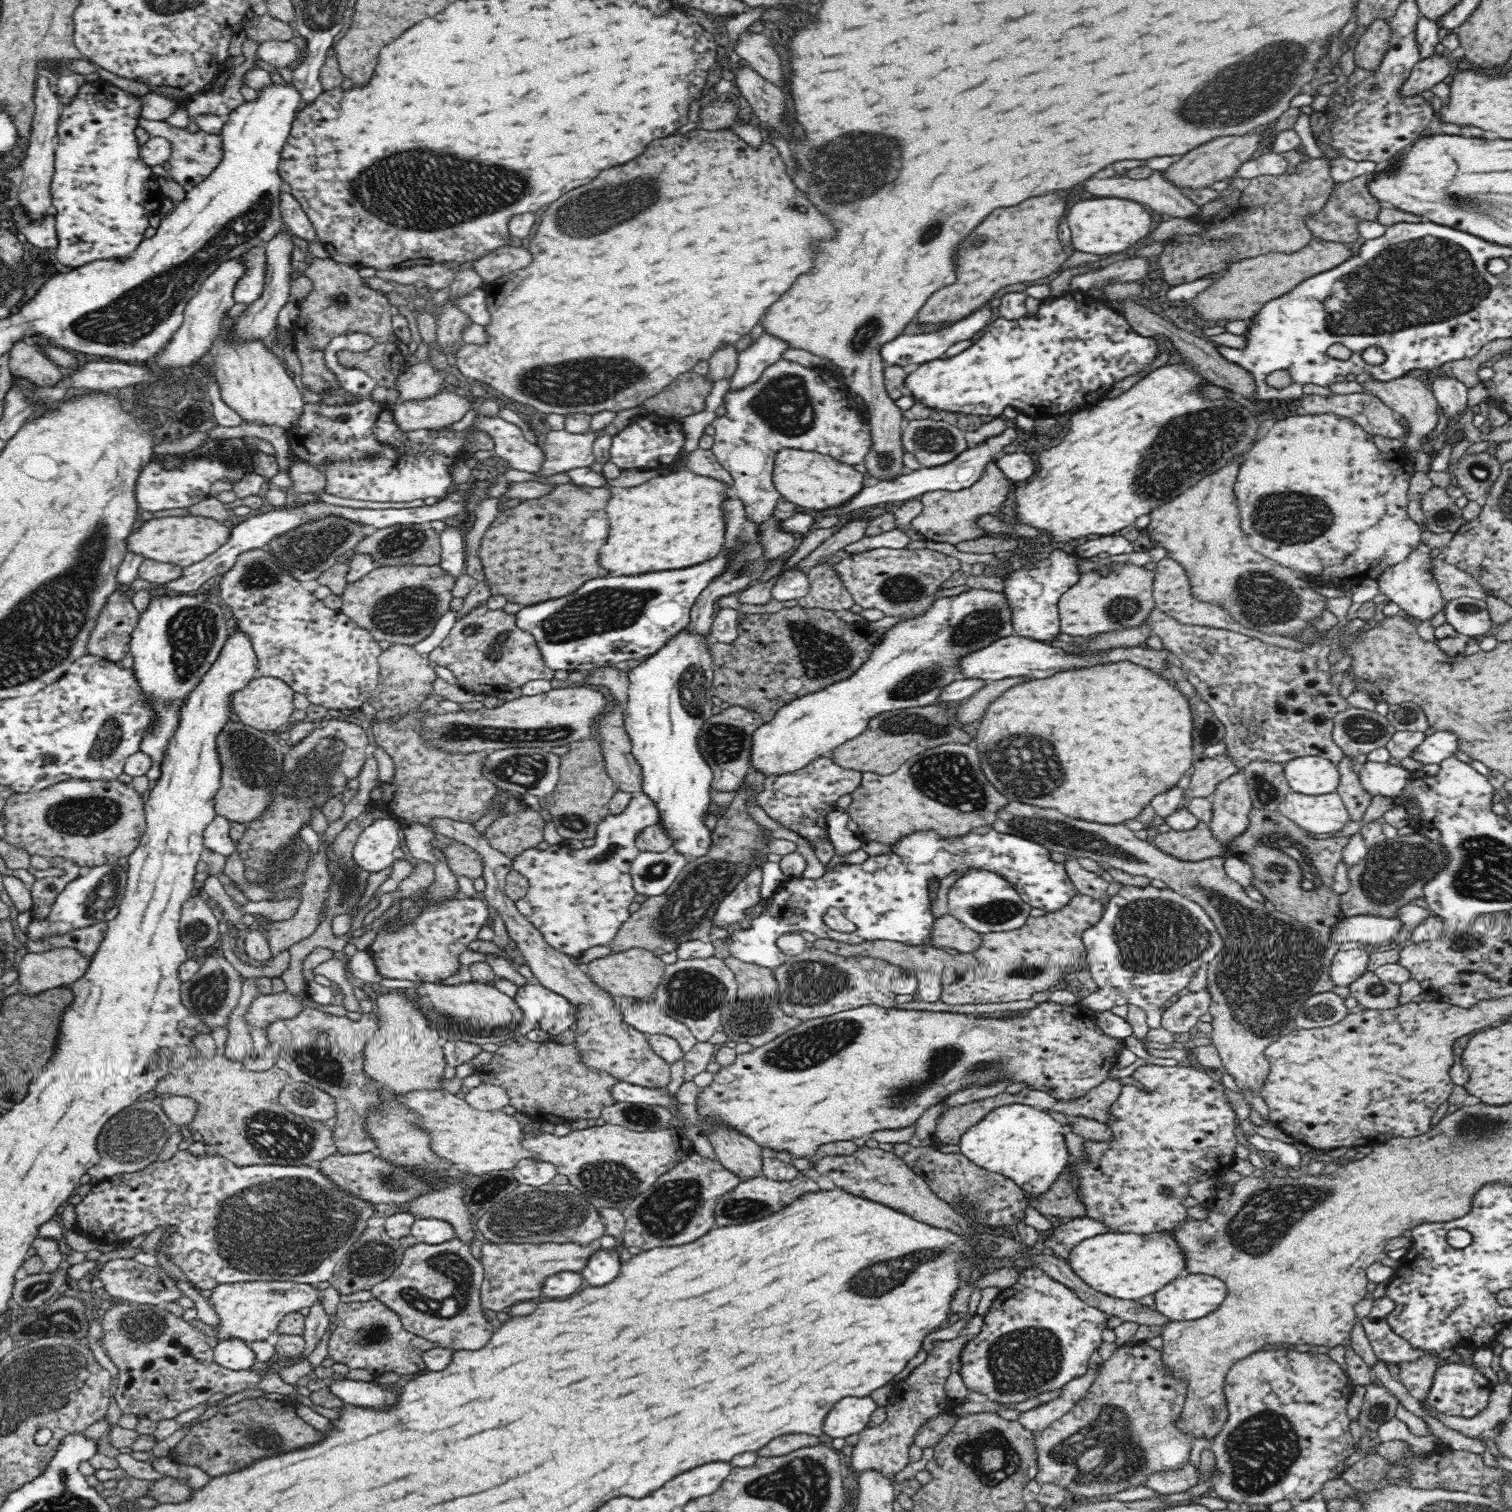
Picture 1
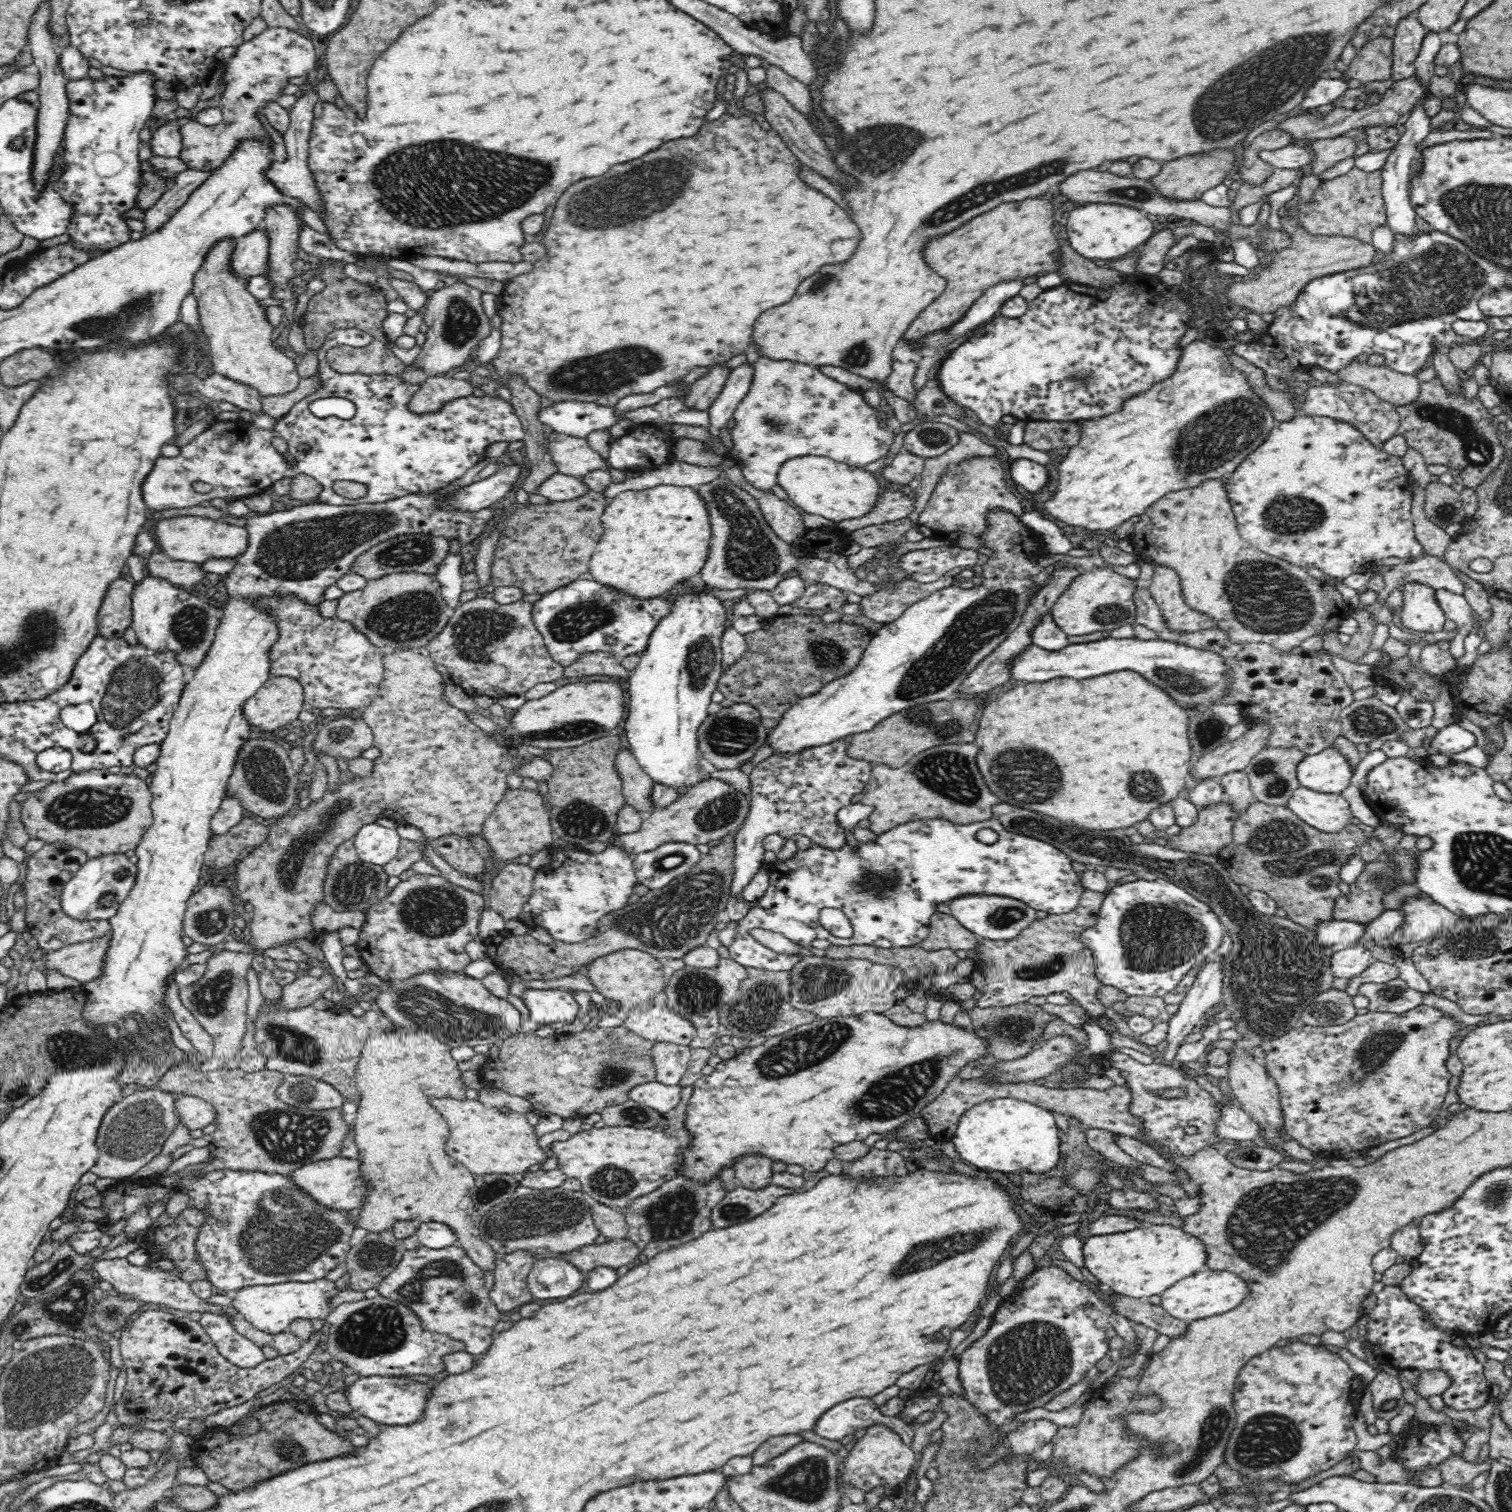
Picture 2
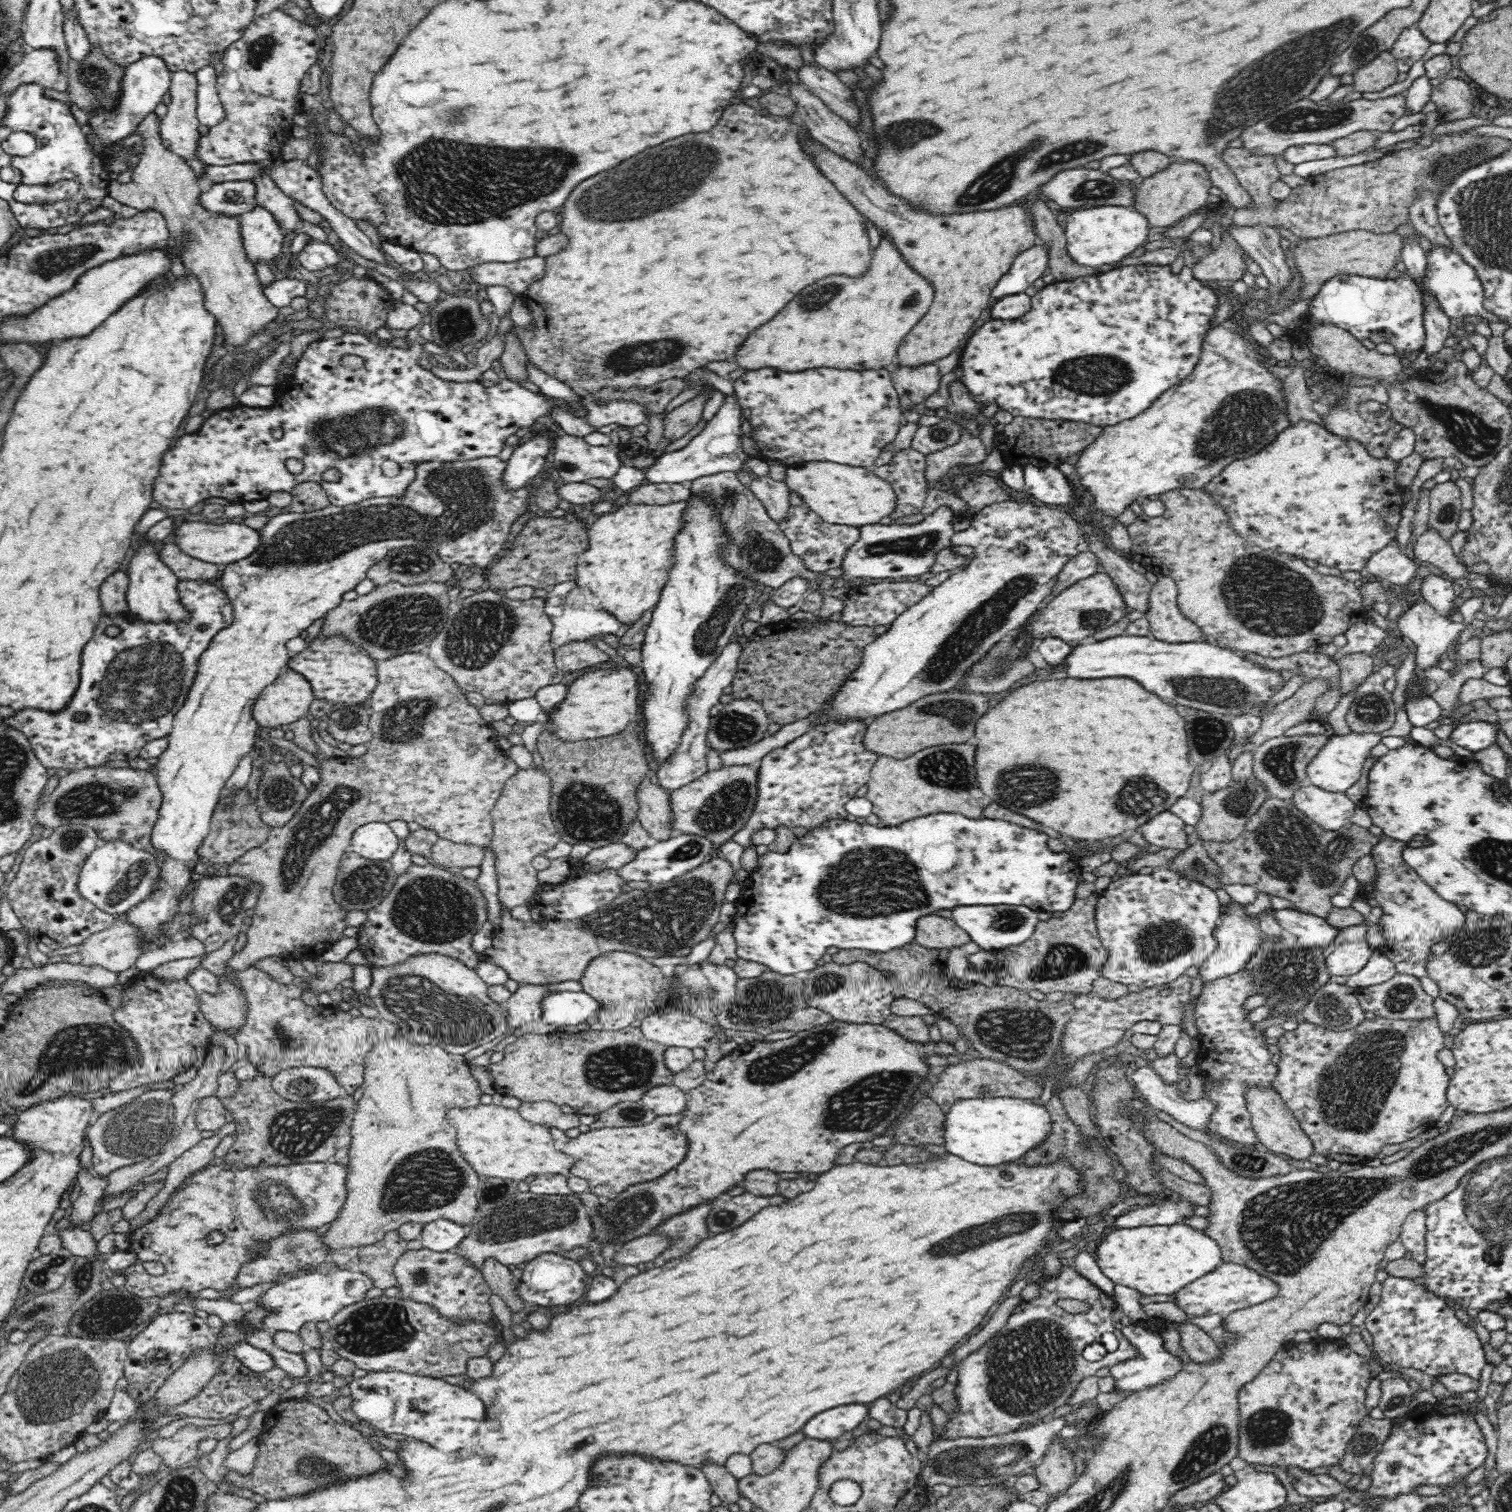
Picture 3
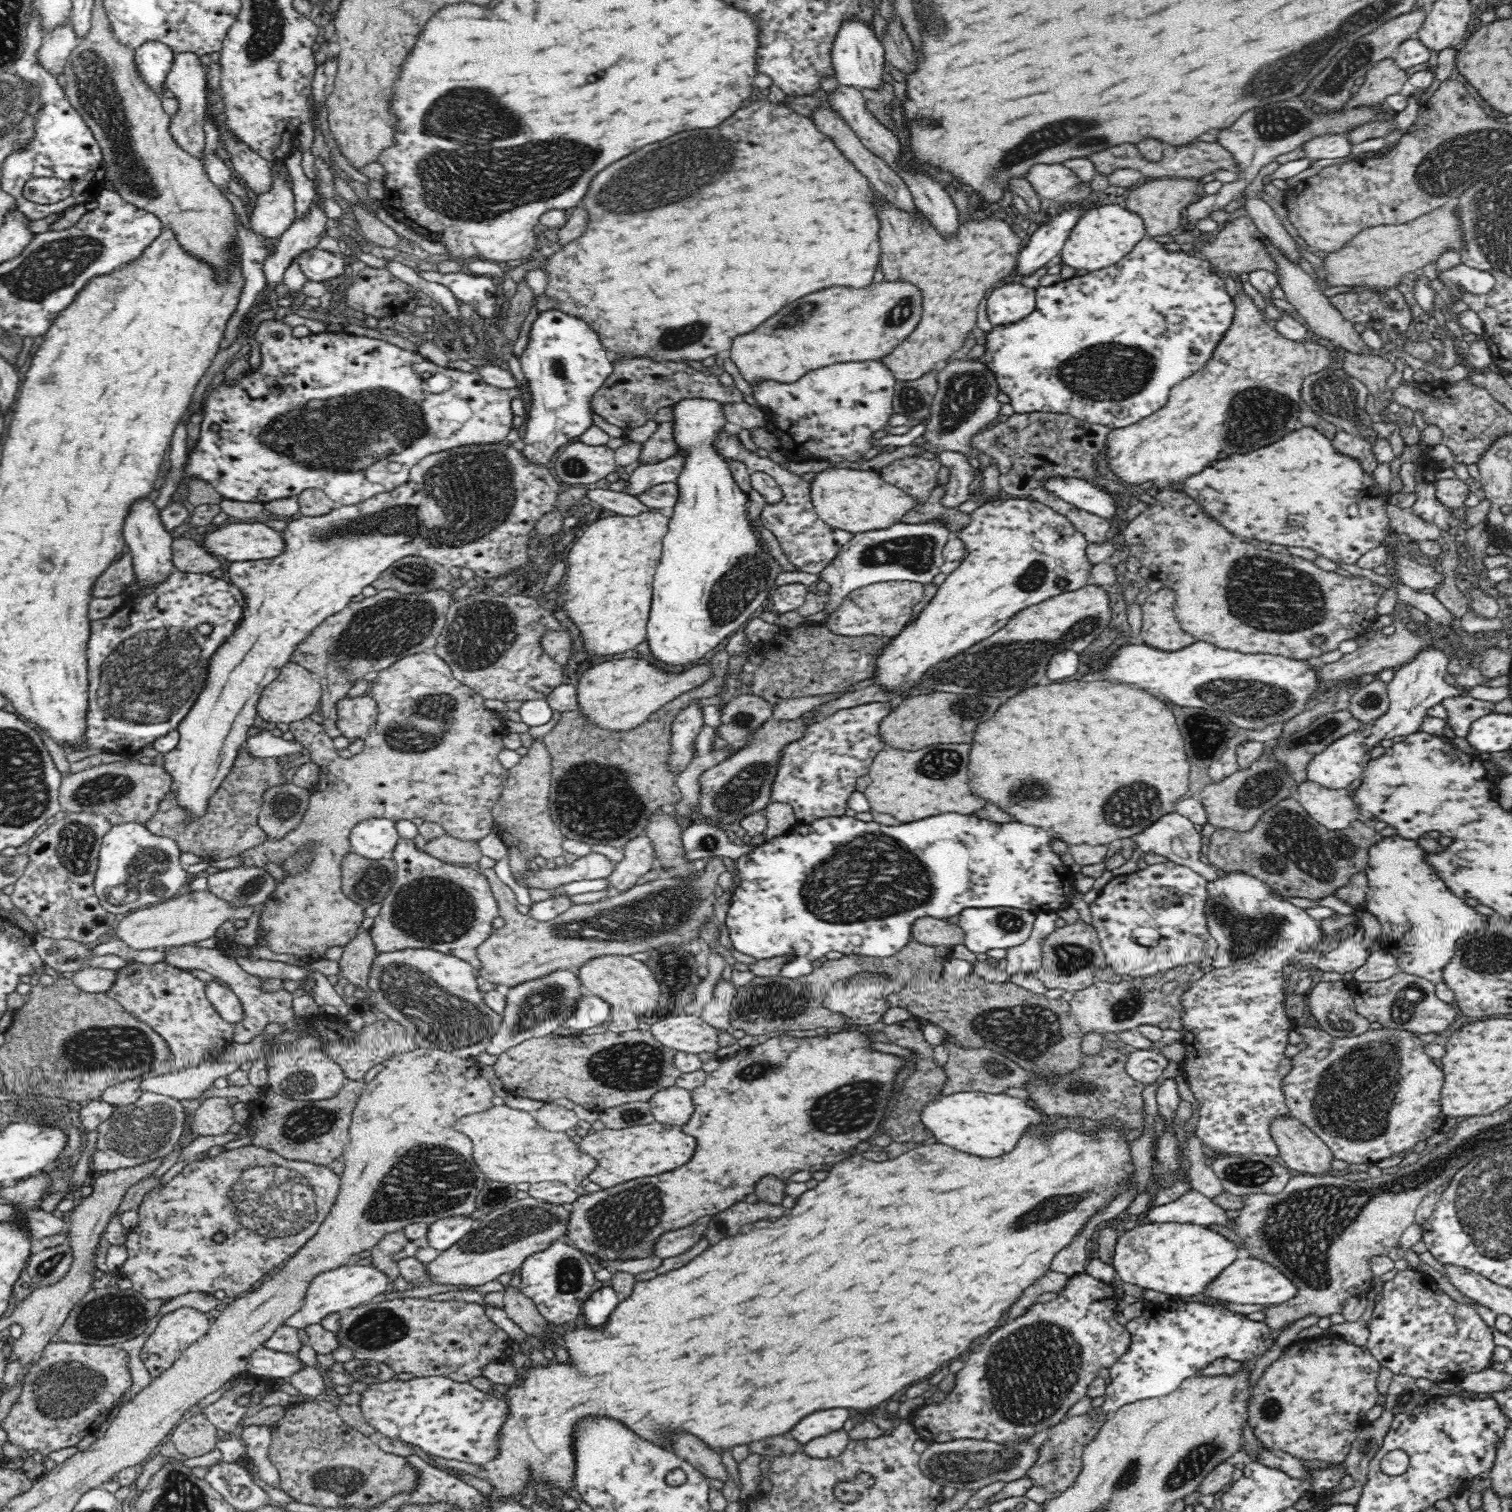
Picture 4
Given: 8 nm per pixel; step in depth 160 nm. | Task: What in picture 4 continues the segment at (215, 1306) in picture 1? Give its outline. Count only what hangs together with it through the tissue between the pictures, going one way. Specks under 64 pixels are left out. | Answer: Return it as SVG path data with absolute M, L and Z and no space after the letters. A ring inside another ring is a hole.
M344 1265L334 1268L328 1272L316 1274L310 1284L306 1286L306 1296L302 1298L302 1306L290 1318L287 1318L284 1325L300 1330L310 1324L318 1324L323 1318L331 1313L348 1311L354 1306L360 1306L370 1302L374 1297L381 1297L382 1292L390 1286L386 1273L370 1266Z

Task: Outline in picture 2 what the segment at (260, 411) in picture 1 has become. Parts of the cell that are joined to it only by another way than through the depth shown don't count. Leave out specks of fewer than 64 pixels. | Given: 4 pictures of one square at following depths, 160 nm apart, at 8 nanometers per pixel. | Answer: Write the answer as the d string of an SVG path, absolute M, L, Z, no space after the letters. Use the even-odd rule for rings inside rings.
M228 240L214 245L193 280L192 292L197 300L201 328L213 364L211 372L254 387L260 400L288 394L296 390L301 381L297 366L294 360L272 345L273 330L264 315L264 307L246 289L246 279L232 275L230 254L233 247L232 241Z

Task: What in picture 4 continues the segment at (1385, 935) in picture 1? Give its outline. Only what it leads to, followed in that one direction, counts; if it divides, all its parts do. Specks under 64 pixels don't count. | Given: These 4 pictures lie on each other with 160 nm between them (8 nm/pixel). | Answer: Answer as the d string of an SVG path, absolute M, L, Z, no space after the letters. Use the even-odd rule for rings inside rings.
M1244 873L1226 874L1214 882L1208 882L1210 900L1206 904L1208 929L1217 942L1217 952L1212 959L1213 968L1226 968L1259 960L1278 944L1278 940L1292 940L1294 946L1320 946L1323 938L1320 922L1304 910L1278 898L1260 879Z

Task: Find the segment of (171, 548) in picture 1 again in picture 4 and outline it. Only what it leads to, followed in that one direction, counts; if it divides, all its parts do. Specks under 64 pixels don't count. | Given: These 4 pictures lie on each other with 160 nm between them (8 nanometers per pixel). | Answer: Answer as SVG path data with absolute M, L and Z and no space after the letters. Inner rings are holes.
M260 519L228 523L202 535L203 550L216 558L225 558L226 563L274 558L285 546L280 531L264 525Z

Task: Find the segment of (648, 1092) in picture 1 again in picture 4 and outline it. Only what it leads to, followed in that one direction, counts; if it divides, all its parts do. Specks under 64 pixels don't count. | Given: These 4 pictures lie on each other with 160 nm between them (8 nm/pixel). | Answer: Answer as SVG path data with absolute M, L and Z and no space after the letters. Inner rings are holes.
M672 1086L653 1094L648 1100L656 1121L683 1127L694 1112L691 1091Z

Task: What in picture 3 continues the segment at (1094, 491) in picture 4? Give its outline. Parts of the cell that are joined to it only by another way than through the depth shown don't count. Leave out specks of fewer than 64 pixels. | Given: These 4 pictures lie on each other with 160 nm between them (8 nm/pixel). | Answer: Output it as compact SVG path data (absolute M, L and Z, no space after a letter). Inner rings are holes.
M1028 463L1023 468L1025 491L1048 504L1070 504L1080 507L1074 486L1056 467L1040 468Z

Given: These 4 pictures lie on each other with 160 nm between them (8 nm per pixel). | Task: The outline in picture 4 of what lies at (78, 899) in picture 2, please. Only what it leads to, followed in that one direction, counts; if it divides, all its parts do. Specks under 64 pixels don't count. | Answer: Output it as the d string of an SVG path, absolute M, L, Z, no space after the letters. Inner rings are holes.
M145 825L112 826L103 836L94 874L94 891L99 904L112 915L127 915L143 909L143 906L172 899L189 882L185 866L180 863L180 851L175 840L154 835Z

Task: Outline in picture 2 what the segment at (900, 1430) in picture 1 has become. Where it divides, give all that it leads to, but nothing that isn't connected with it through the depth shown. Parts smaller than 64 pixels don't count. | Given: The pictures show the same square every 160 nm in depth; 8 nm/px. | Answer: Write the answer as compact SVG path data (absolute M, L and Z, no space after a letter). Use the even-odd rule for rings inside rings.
M886 1425L868 1427L866 1434L858 1440L857 1444L845 1454L844 1472L840 1475L840 1480L860 1488L864 1492L876 1488L876 1486L890 1486L897 1489L898 1484L902 1484L914 1470L917 1462L914 1451L911 1447L903 1444L902 1438Z

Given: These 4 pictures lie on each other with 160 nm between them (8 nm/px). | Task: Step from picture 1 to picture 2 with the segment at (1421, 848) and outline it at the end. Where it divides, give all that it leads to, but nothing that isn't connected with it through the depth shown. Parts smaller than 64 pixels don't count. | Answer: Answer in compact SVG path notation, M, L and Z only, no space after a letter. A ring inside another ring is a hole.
M1396 846L1391 852L1384 850L1381 857L1366 862L1362 874L1356 878L1356 882L1350 884L1350 893L1340 895L1335 900L1334 919L1340 921L1353 921L1366 925L1380 917L1386 908L1383 904L1384 896L1399 883L1415 883L1418 864L1418 849L1407 850Z

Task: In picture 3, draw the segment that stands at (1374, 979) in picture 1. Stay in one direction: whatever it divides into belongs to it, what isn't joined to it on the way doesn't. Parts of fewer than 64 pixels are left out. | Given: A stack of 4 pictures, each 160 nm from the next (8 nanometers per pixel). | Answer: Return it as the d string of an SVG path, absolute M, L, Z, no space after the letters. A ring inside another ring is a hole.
M1396 973L1390 980L1356 991L1363 1010L1392 1020L1423 1020L1434 1018L1432 996L1427 994L1417 977Z

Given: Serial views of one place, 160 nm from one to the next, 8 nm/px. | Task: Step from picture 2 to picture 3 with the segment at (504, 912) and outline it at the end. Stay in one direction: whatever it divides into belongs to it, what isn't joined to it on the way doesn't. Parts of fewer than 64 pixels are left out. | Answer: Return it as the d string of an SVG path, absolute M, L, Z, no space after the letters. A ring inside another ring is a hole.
M534 767L528 770L518 769L513 777L510 777L502 788L502 794L498 797L491 812L493 822L493 837L490 849L494 853L494 871L498 879L497 898L508 910L516 906L527 905L535 896L541 884L537 879L537 871L532 867L532 858L554 848L560 842L560 835L553 824L550 810L552 781L544 770L537 770Z

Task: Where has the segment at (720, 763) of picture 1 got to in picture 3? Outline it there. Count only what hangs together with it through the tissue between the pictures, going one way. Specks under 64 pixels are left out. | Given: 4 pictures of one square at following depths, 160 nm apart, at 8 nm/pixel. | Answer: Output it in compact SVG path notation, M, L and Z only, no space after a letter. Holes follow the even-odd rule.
M733 699L725 704L722 710L711 716L708 724L707 744L714 751L724 752L725 750L736 750L760 742L767 736L768 717L766 711L759 702L753 700Z

